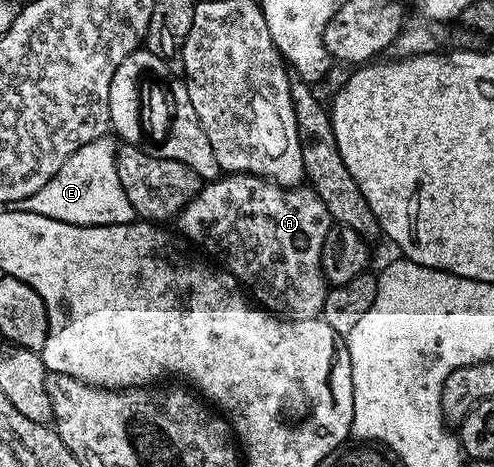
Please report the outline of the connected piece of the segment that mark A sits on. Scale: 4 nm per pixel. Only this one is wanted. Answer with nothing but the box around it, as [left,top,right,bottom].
[177,174,333,320]

